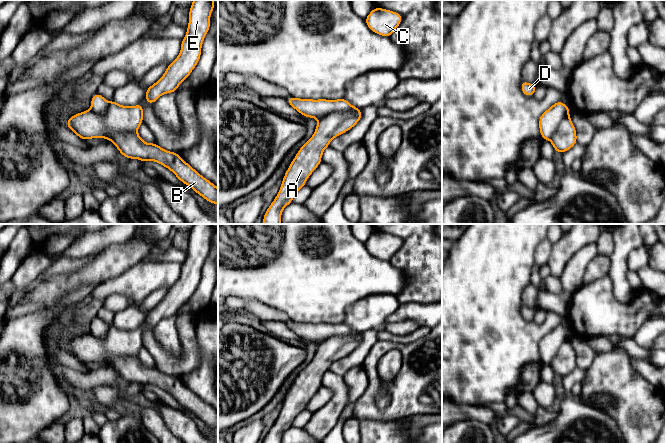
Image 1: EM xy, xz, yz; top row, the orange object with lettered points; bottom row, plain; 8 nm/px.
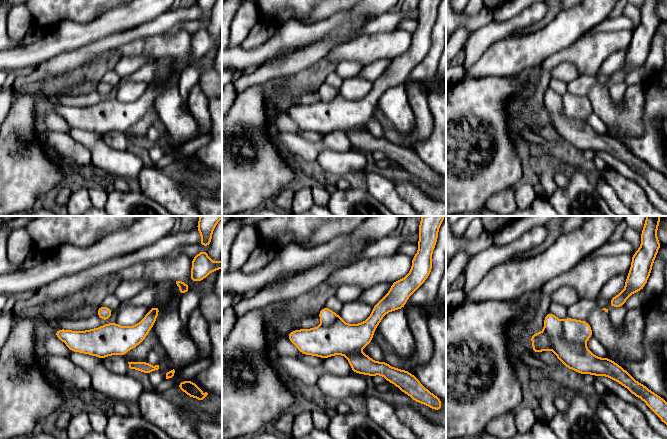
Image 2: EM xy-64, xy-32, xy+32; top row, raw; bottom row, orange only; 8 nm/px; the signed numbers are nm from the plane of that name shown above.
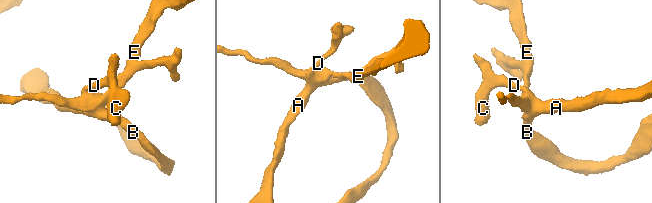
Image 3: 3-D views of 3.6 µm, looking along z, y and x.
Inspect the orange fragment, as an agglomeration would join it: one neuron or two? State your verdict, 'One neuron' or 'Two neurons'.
Two neurons

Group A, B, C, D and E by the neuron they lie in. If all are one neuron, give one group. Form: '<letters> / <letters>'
A B C D / E

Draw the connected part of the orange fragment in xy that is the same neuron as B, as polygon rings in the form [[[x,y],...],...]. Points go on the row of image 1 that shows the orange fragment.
[[[137,132],[110,133],[106,139],[115,144],[121,155],[128,159],[155,161],[163,165],[205,200],[218,204],[218,188],[185,162],[178,153],[167,151],[155,142],[144,142]]]

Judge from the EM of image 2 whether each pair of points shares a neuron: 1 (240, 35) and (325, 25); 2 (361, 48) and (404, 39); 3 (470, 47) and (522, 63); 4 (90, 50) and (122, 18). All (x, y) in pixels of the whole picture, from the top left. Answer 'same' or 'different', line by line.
1: different
2: same
3: different
4: different

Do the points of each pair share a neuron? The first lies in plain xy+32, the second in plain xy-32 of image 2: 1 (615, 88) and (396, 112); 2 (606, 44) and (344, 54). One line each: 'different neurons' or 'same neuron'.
1: same neuron
2: same neuron

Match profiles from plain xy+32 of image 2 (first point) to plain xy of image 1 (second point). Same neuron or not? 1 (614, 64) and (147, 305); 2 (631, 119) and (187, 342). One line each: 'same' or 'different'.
1: same
2: same

